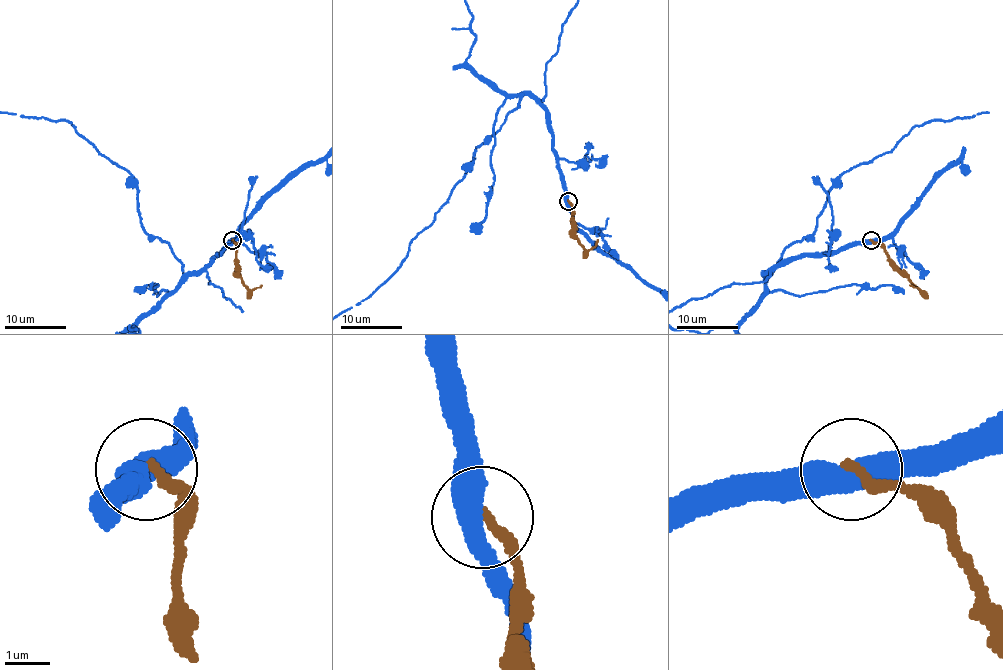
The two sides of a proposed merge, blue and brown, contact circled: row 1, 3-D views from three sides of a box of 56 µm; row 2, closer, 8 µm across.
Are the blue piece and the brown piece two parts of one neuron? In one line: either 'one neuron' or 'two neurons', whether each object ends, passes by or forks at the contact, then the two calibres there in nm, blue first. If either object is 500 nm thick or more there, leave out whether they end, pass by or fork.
two neurons; 500 nm thick on the blue side, 240 nm on the other

